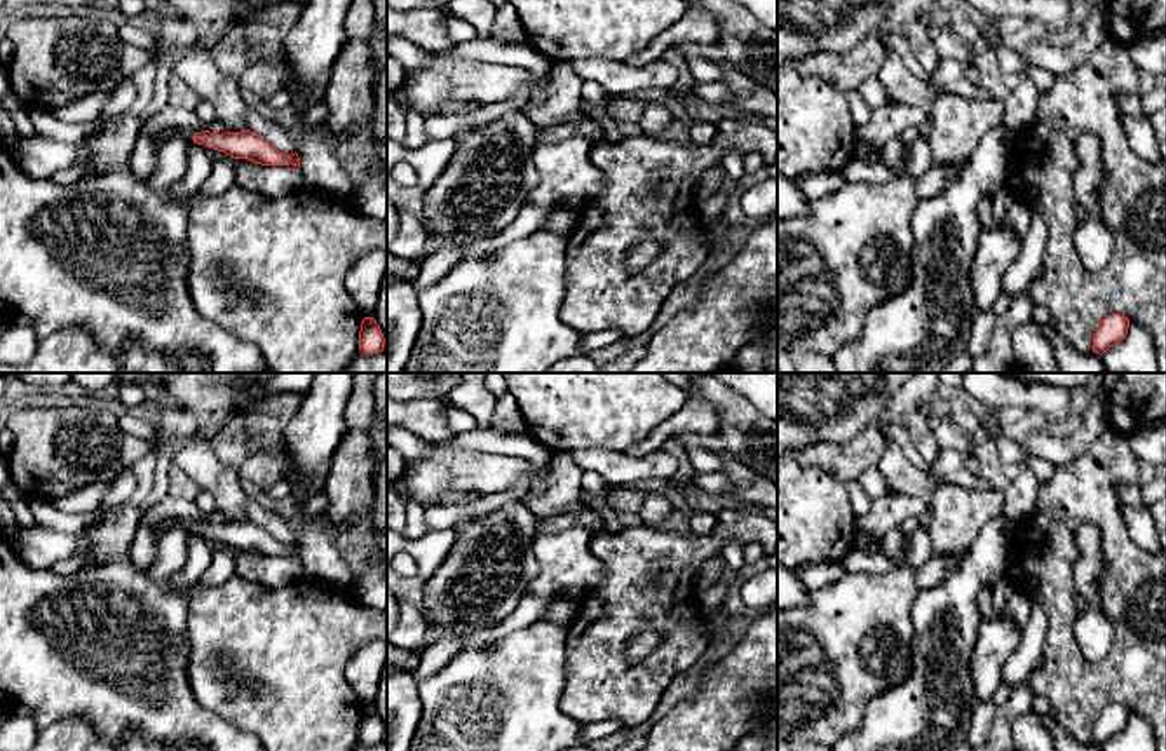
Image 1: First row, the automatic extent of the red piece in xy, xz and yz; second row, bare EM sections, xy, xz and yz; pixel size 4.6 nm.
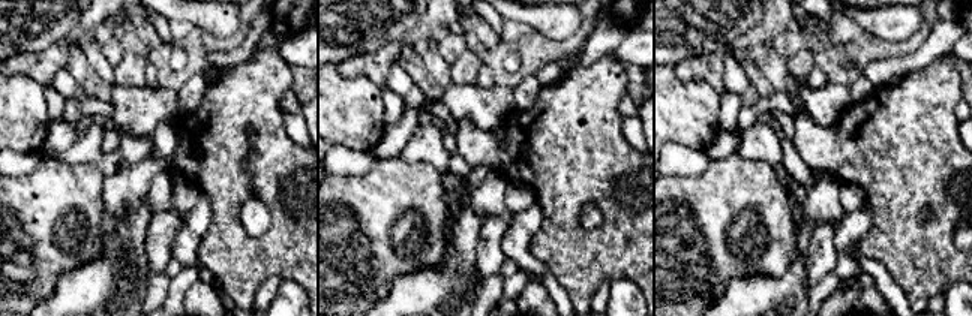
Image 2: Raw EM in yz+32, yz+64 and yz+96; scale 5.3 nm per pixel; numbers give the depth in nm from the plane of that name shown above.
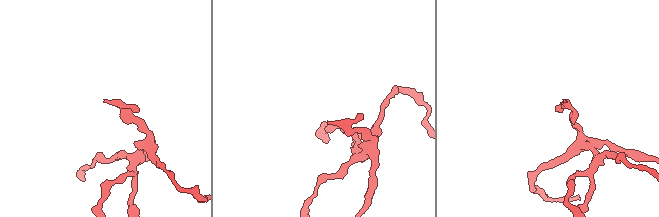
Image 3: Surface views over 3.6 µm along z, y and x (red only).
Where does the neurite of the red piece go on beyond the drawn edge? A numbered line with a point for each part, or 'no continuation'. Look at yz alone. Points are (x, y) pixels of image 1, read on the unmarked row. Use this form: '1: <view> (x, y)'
no continuation

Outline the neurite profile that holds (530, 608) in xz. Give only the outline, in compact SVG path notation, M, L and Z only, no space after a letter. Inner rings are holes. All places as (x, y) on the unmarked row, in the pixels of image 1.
M566 592L554 594L554 596L533 596L533 594L525 594L523 599L518 603L514 612L505 617L495 629L491 629L486 638L490 641L498 641L502 638L507 638L518 629L528 627L539 620L544 620L546 610L554 603L554 601L570 601L575 599Z

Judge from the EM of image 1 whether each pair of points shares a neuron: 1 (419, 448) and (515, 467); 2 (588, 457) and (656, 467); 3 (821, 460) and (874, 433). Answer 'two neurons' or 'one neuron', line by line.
1: two neurons
2: one neuron
3: one neuron

